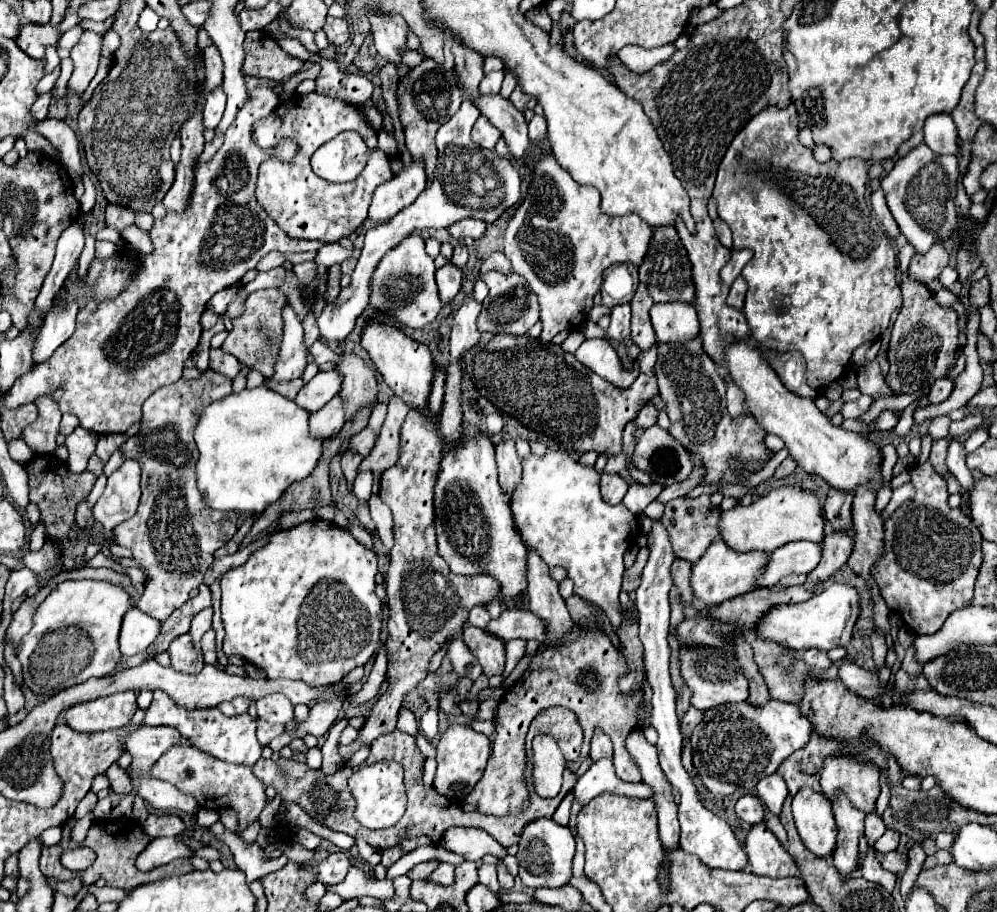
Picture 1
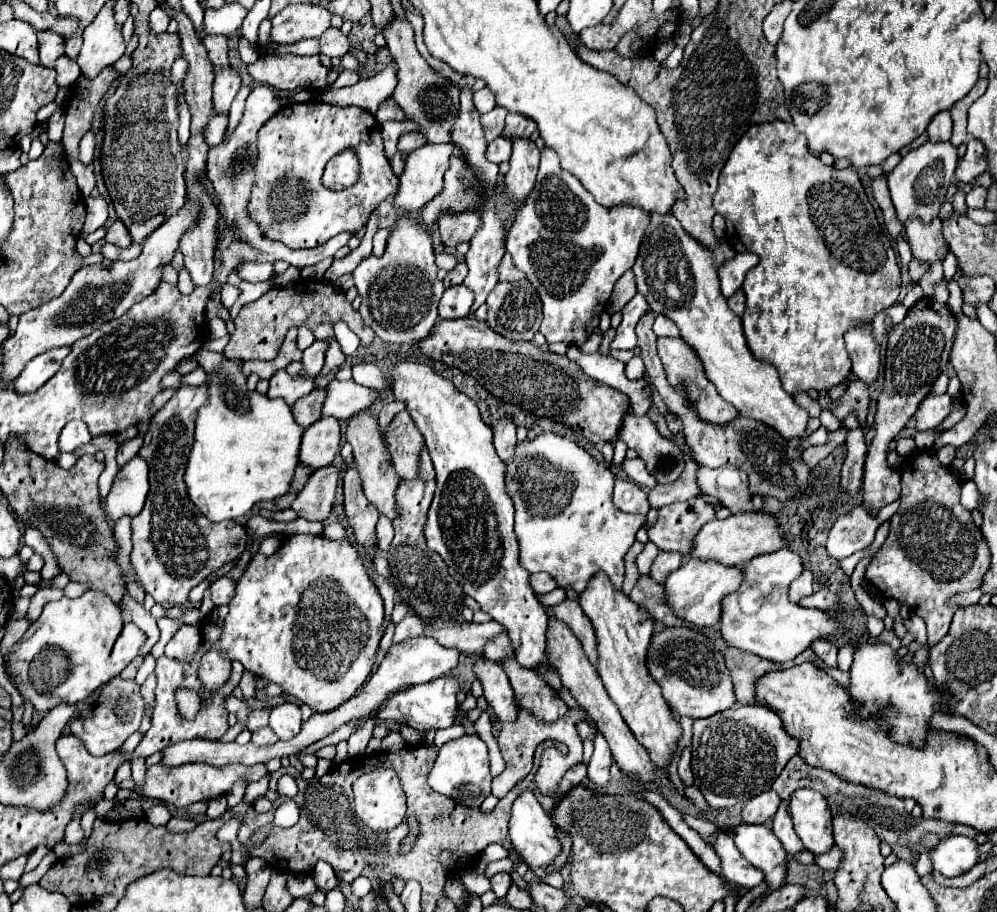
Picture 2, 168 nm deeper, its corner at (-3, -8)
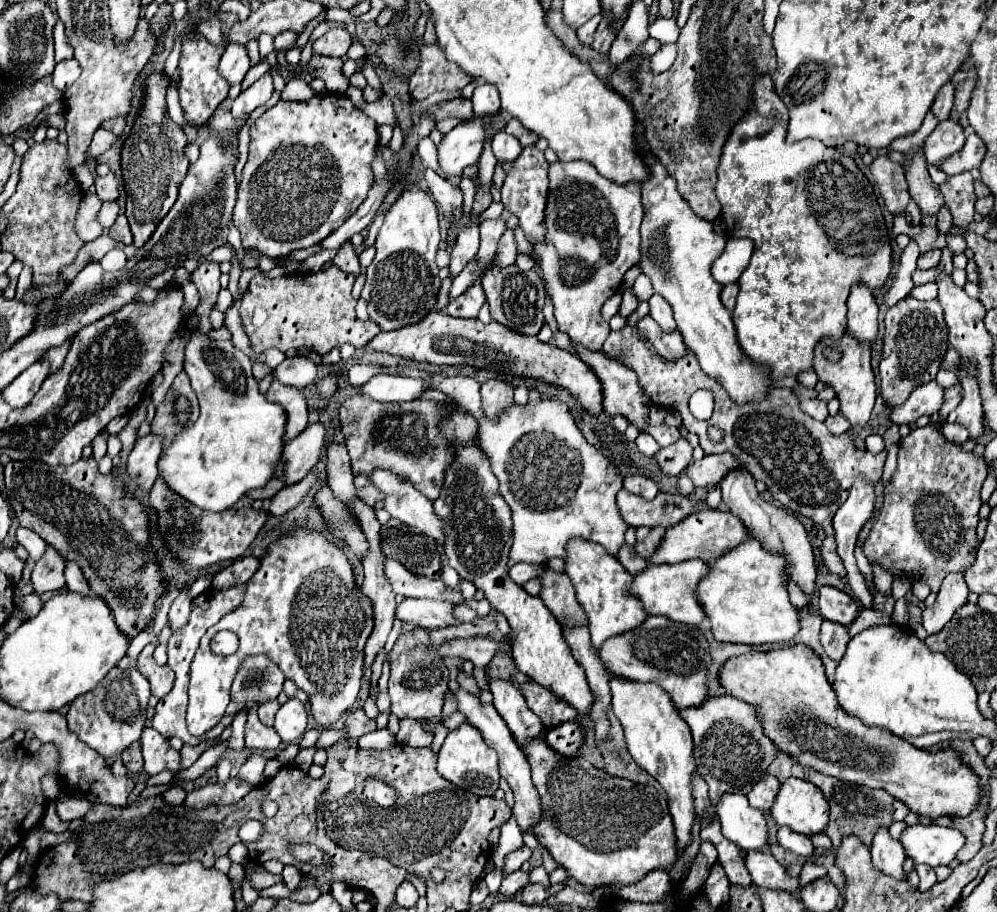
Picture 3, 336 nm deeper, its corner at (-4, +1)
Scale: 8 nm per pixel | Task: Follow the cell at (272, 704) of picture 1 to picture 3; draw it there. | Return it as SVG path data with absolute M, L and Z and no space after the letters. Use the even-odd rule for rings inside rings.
M288 699L276 713L274 729L284 743L294 743L306 731L306 707L298 699Z

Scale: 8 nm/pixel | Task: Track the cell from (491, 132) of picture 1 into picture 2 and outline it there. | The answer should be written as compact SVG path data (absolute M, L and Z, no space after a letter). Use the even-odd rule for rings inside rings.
M497 138L493 140L489 146L487 146L487 158L489 162L495 162L495 164L501 164L501 162L507 162L511 158L511 142L505 140L505 138Z

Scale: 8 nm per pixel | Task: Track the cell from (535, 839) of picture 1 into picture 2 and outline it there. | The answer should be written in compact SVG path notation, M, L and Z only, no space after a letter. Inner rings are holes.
M523 790L513 802L511 820L509 820L509 836L513 846L521 852L525 864L529 864L529 870L535 870L539 866L547 868L561 850L561 844L557 840L557 830L553 828L549 814L545 814L545 810L541 808L541 804L537 802L531 790Z

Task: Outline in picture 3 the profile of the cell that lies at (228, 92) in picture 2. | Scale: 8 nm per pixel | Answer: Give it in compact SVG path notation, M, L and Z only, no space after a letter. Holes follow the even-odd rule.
M230 43L224 55L220 57L218 73L228 81L228 85L238 85L248 69L250 69L250 57L246 53L246 47Z

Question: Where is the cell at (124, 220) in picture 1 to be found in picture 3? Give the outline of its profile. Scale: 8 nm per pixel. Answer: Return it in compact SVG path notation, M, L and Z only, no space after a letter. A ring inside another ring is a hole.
M120 213L116 223L110 227L110 237L116 239L116 241L122 241L124 245L130 245L132 243L132 233L130 233L130 227L128 227L128 221L126 217Z

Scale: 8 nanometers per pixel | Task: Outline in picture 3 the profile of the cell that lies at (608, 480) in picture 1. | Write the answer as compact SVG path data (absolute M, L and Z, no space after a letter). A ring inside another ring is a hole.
M630 475L624 477L624 489L636 495L642 495L644 499L654 499L658 495L658 487L652 479L642 477L642 475Z

